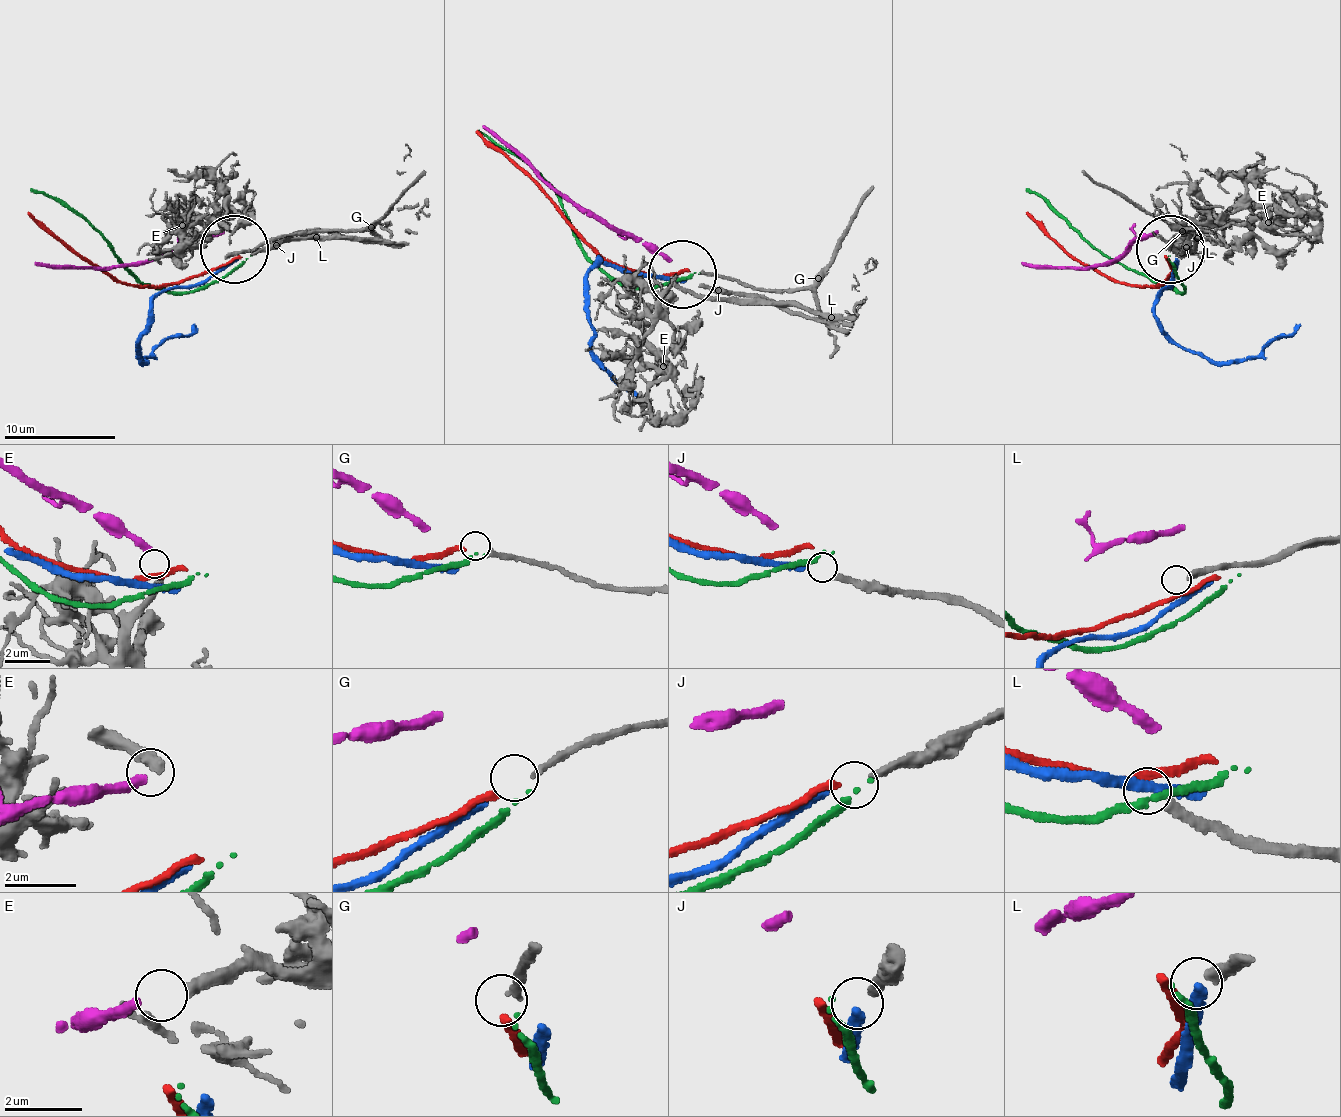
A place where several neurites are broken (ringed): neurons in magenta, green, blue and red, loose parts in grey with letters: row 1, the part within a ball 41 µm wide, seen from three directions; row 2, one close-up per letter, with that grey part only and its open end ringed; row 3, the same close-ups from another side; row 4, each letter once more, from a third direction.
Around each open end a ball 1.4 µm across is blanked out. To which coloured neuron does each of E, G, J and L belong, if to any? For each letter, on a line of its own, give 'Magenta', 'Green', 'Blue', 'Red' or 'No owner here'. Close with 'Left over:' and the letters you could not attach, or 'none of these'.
E: Magenta
G: Red
J: Blue
L: No owner here
Left over: L

